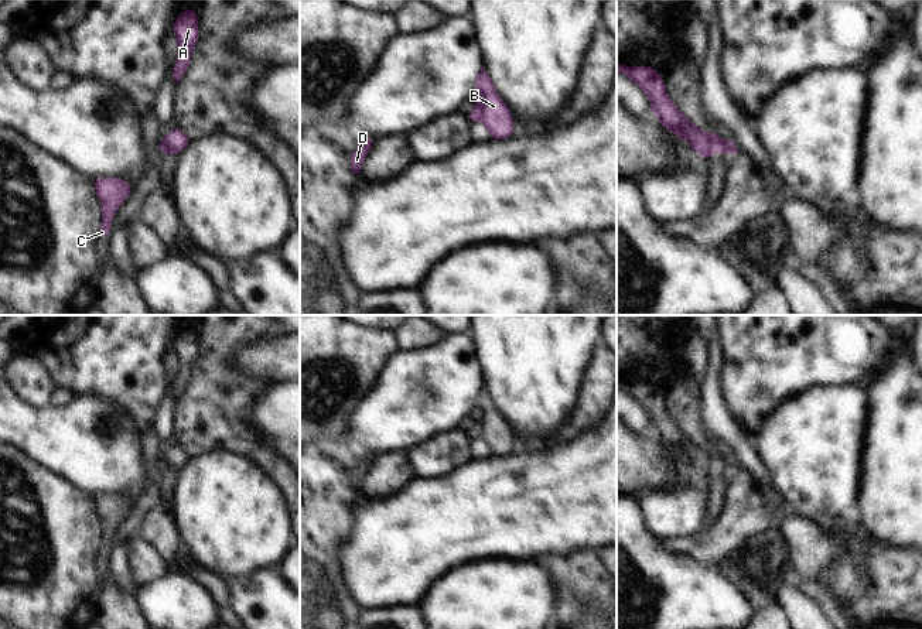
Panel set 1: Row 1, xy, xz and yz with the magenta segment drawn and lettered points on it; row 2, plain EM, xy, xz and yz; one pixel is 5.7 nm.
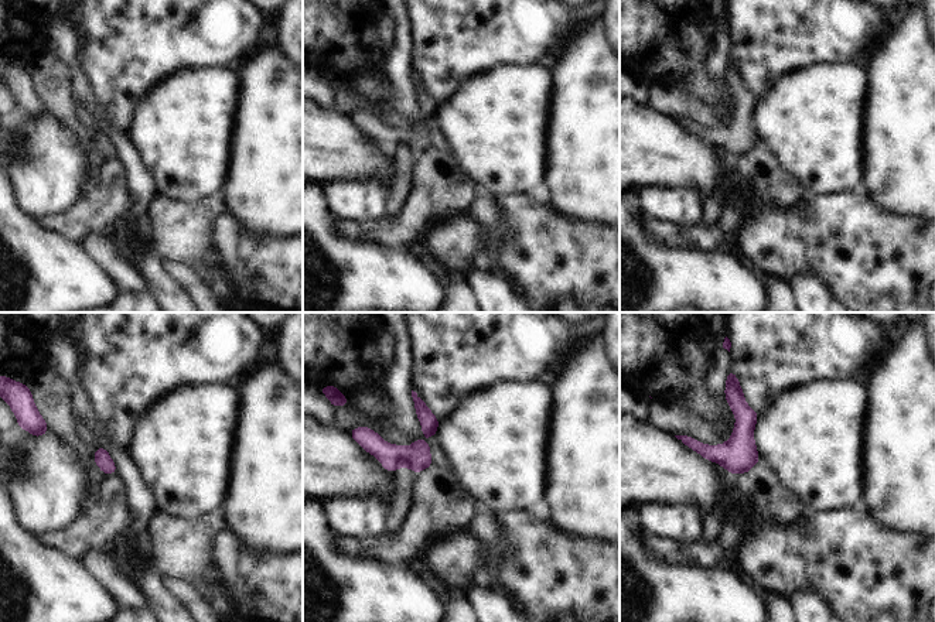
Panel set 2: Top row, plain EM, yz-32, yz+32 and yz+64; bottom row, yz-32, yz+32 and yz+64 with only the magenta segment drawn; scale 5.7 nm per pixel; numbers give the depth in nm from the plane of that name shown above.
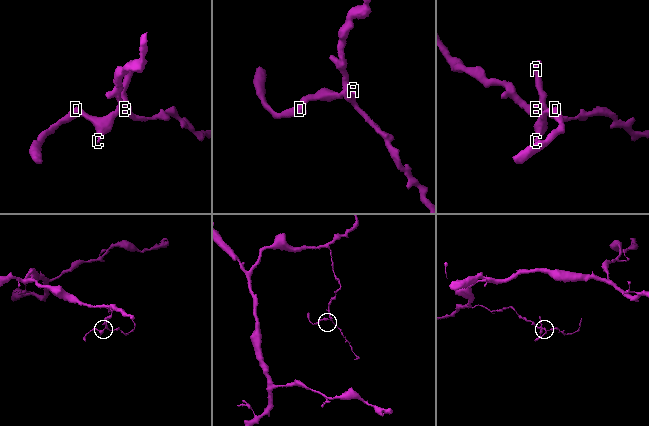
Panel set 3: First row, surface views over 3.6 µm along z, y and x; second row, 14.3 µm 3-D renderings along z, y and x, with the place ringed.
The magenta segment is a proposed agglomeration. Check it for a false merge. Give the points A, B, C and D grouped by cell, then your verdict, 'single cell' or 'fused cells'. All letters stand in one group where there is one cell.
A B / C D; fused cells

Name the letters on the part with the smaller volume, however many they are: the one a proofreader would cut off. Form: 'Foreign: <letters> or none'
Foreign: C, D

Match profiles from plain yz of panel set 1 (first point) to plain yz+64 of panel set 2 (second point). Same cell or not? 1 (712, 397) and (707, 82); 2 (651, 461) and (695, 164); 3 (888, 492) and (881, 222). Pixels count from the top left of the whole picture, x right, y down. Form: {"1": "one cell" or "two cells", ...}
{"1": "two cells", "2": "one cell", "3": "two cells"}

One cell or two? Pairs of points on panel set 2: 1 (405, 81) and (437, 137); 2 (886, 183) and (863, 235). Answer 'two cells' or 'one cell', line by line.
1: one cell
2: two cells

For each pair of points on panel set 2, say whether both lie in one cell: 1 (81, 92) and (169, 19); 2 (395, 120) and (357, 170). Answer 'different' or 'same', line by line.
1: different
2: different

